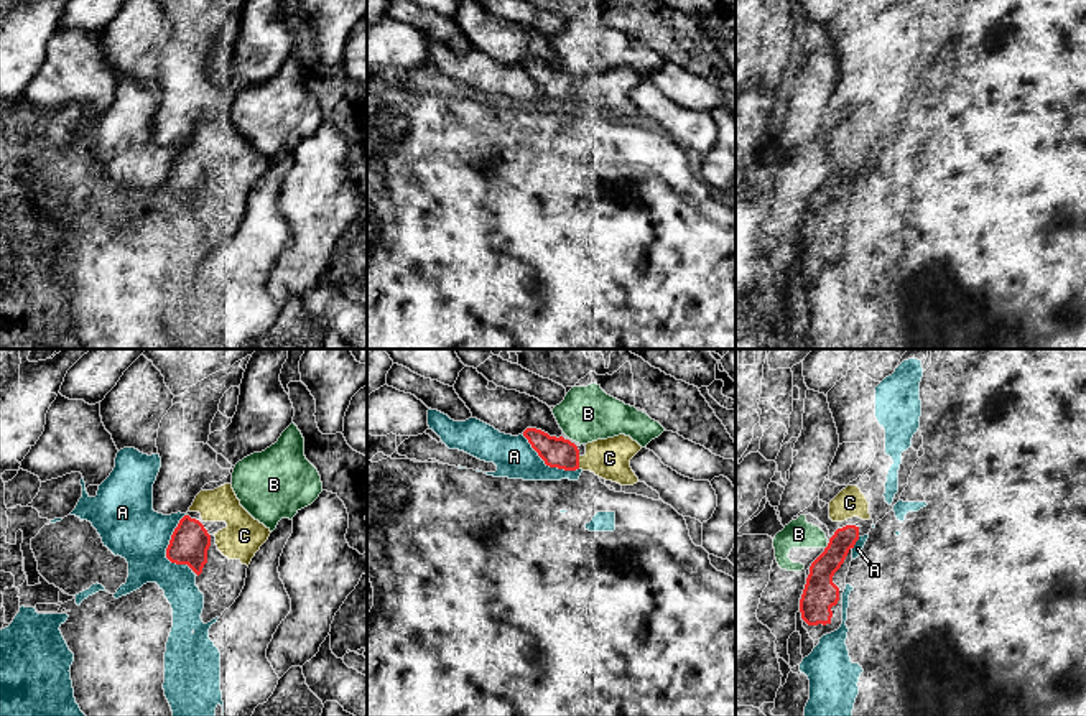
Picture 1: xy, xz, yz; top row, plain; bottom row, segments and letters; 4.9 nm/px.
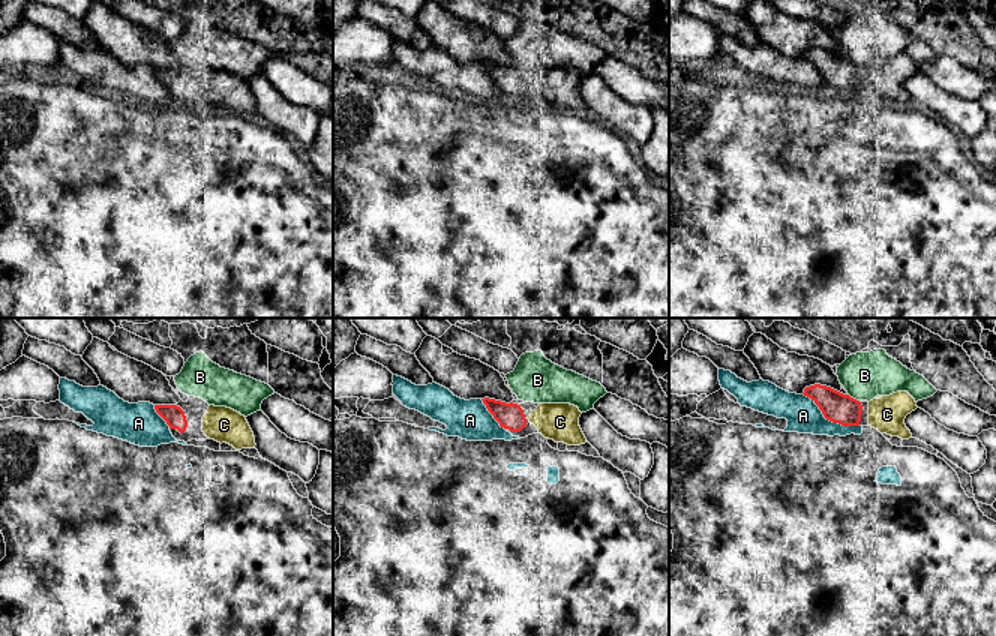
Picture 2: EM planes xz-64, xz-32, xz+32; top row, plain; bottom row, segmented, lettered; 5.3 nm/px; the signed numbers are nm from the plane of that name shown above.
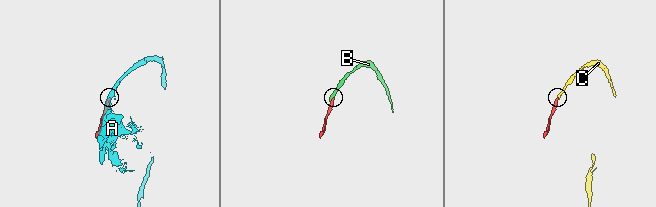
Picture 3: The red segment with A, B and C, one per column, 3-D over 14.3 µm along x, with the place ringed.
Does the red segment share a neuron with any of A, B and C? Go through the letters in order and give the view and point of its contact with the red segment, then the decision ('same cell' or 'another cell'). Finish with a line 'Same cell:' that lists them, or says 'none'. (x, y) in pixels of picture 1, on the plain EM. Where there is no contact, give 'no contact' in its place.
A: meets red in xy at (167, 180); another cell
B: meets red in yz at (826, 178); another cell
C: meets red in xz at (578, 94); same cell
Same cell: C

